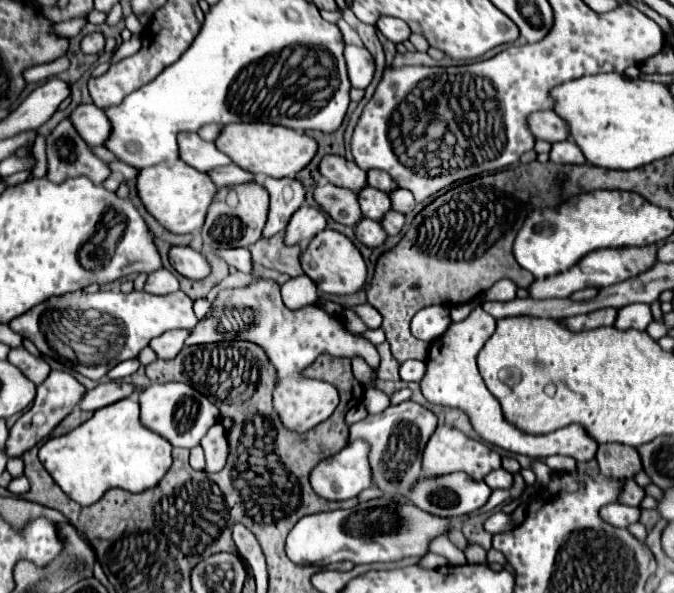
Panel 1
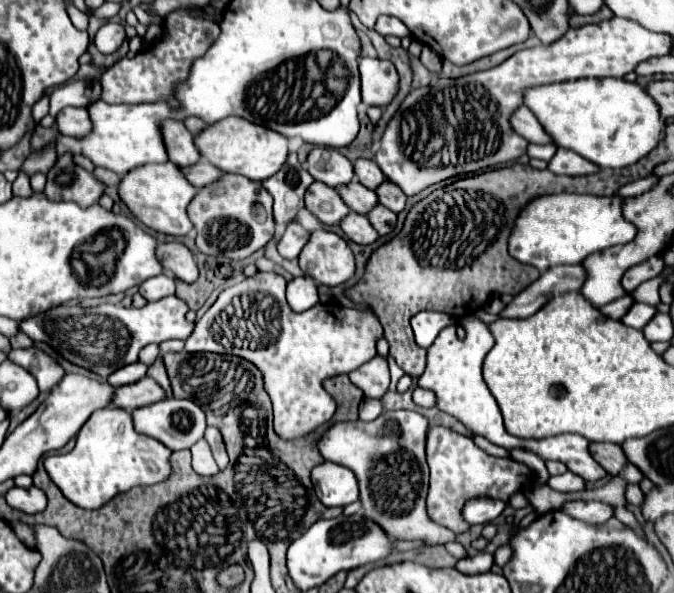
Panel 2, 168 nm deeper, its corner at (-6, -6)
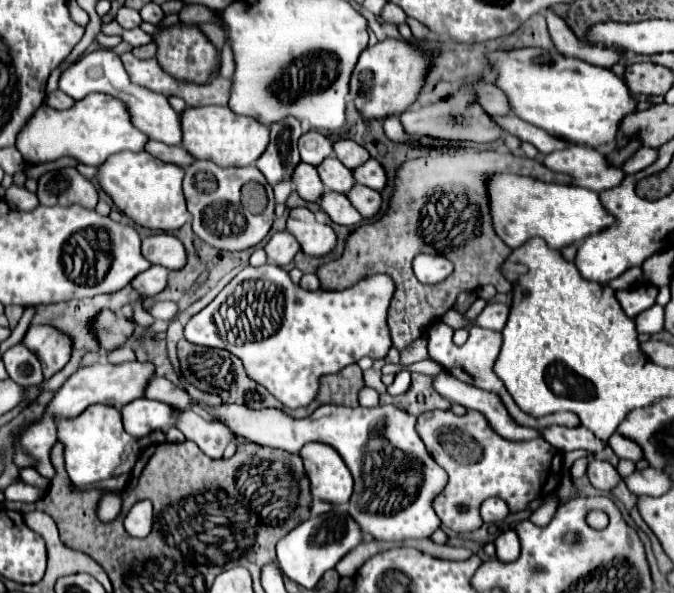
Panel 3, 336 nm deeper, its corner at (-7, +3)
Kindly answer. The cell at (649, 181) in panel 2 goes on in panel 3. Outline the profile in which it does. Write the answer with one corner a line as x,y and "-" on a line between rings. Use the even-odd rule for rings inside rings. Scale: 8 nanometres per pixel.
570,145
548,153
544,157
544,165
552,171
572,175
574,185
588,187
597,193
618,186
626,176
622,169
610,167
600,151
580,145

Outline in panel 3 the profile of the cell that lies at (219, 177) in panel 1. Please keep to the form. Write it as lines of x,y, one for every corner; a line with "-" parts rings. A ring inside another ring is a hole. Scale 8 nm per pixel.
148,141
146,149
154,157
158,157
158,159
162,159
166,163
180,165
180,167
188,167
188,165
192,165
192,161
196,161
196,157
190,155
186,149
182,149
182,147
168,147
168,145
160,143
160,141

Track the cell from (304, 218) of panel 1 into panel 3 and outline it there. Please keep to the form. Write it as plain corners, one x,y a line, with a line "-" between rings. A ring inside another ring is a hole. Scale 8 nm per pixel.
278,231
272,235
272,239
266,243
266,253
268,253
268,261
274,265
284,267
286,263
290,263
294,259
294,255
300,251
300,243
292,237
292,233

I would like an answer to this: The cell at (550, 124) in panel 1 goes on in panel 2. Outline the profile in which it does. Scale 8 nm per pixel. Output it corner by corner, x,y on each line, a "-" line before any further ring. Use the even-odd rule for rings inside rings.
519,106
509,116
509,124
527,142
533,142
533,144
551,144
549,134
543,130
543,126
537,122
537,118
531,114
531,110
527,110
525,106

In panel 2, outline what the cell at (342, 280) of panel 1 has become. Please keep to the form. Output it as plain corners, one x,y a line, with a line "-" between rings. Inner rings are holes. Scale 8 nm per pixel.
313,230
299,254
301,270
317,284
337,286
355,272
355,258
347,242
327,230

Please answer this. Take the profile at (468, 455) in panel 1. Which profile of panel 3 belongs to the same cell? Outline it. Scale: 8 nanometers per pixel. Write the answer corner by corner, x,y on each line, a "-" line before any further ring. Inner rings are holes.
428,411
418,417
416,431
432,459
448,473
448,483
432,505
442,525
456,533
474,531
482,525
478,507
488,497
500,497
508,503
510,511
522,511
530,501
554,493
560,485
562,451
544,439
506,441
490,429
478,411
468,411
464,417
452,411
-
476,447
482,453
478,451
476,455

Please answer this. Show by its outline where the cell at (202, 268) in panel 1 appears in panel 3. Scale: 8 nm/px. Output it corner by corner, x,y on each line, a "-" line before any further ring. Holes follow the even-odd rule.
168,233
146,237
142,241
142,253
150,263
162,265
166,269
182,269
188,263
188,255
182,241

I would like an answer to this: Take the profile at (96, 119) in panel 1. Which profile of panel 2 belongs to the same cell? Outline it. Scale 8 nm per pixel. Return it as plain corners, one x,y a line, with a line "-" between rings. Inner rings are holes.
63,108
55,116
55,124
65,136
85,136
91,130
89,114
85,108

